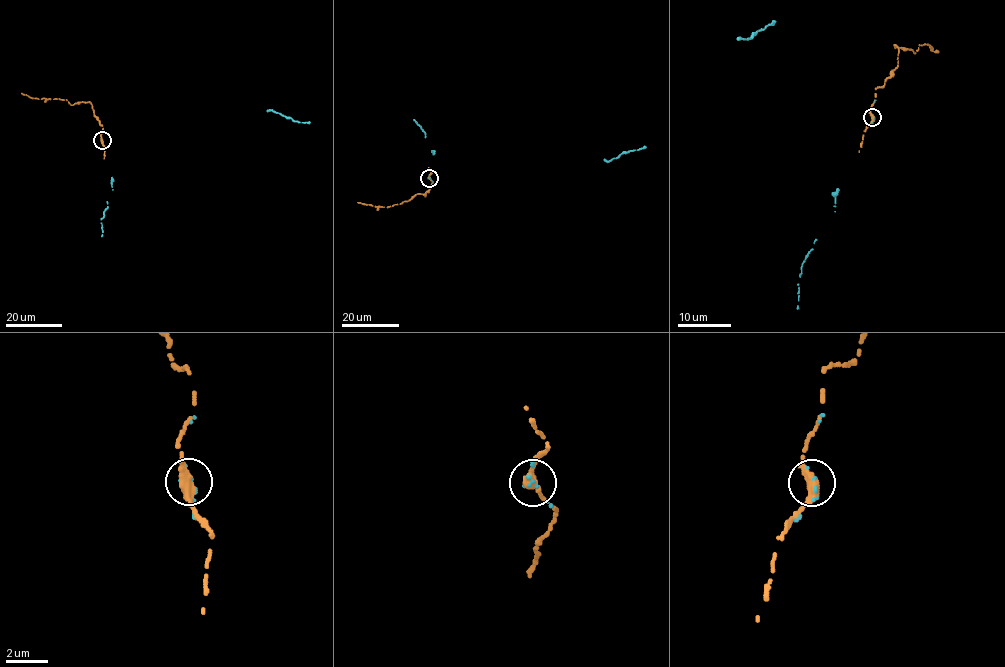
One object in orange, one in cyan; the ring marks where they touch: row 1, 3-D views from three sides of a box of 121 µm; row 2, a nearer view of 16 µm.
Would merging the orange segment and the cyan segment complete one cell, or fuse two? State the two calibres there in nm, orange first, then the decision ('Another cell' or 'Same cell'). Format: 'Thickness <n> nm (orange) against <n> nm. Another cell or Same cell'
Thickness 440 nm (orange) against 160 nm. Same cell

